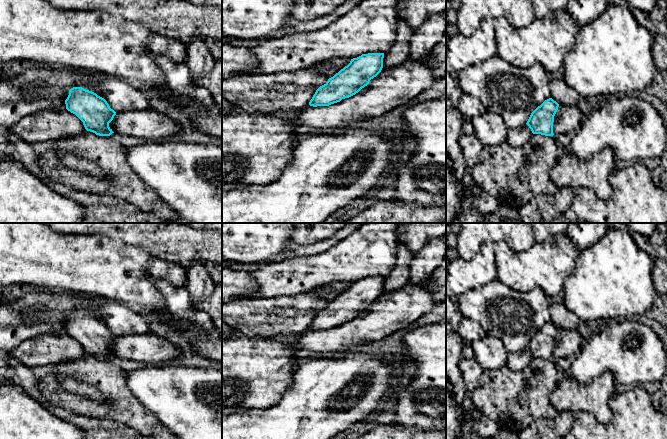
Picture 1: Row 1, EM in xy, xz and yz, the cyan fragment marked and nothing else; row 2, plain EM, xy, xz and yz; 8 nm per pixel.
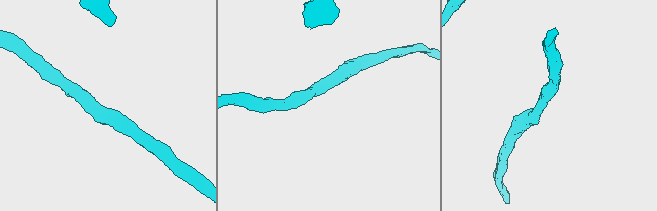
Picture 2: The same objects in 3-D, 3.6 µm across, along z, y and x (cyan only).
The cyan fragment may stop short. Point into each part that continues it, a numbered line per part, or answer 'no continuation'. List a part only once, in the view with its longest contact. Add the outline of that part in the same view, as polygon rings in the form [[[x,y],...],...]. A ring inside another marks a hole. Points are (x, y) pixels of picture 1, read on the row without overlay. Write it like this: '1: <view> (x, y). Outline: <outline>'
no continuation

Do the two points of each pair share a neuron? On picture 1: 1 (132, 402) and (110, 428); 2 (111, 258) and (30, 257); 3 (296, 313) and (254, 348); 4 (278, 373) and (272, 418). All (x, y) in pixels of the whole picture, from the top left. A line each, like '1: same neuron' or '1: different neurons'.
1: different neurons
2: same neuron
3: different neurons
4: different neurons

